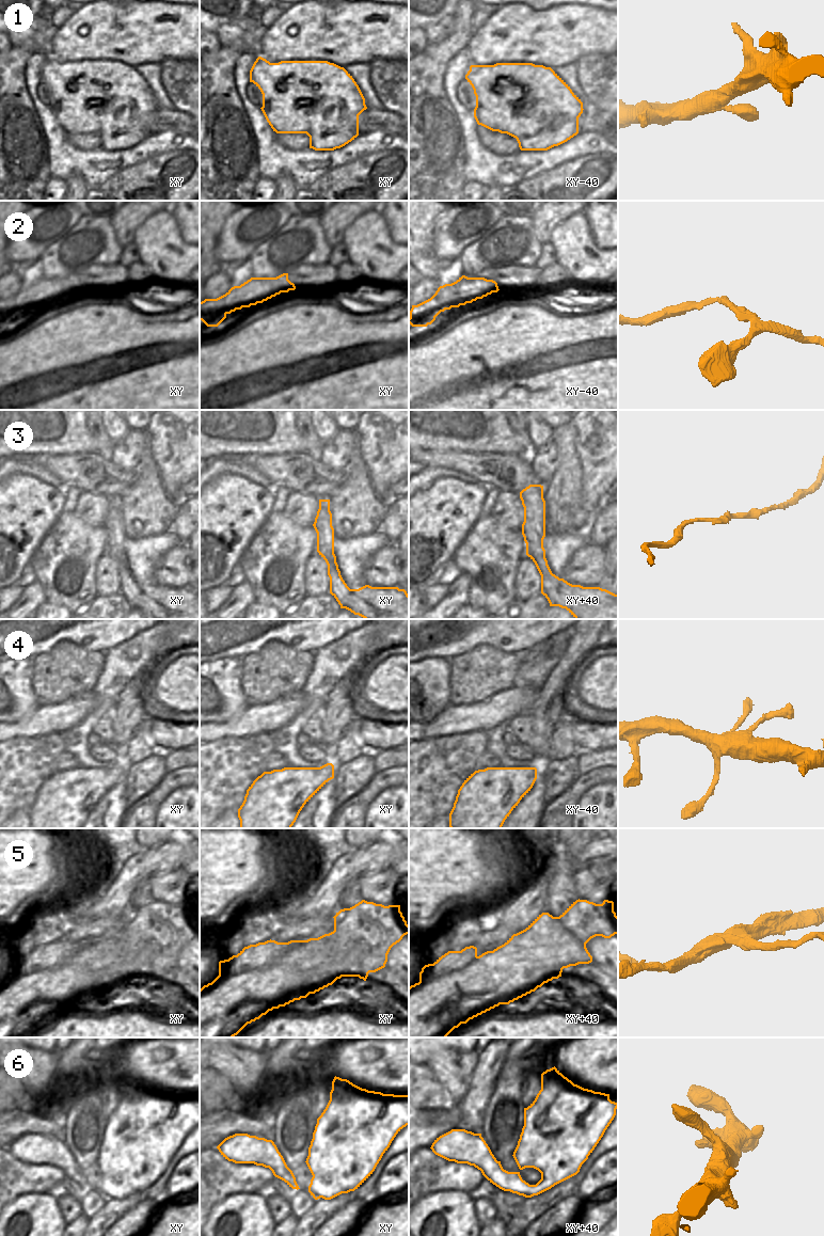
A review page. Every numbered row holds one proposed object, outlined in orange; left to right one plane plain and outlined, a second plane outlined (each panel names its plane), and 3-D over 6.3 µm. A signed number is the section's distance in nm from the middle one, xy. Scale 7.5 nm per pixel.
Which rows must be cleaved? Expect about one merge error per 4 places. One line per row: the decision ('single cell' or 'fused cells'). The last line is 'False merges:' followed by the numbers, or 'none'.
1: single cell
2: single cell
3: single cell
4: single cell
5: fused cells
6: single cell
False merges: 5

